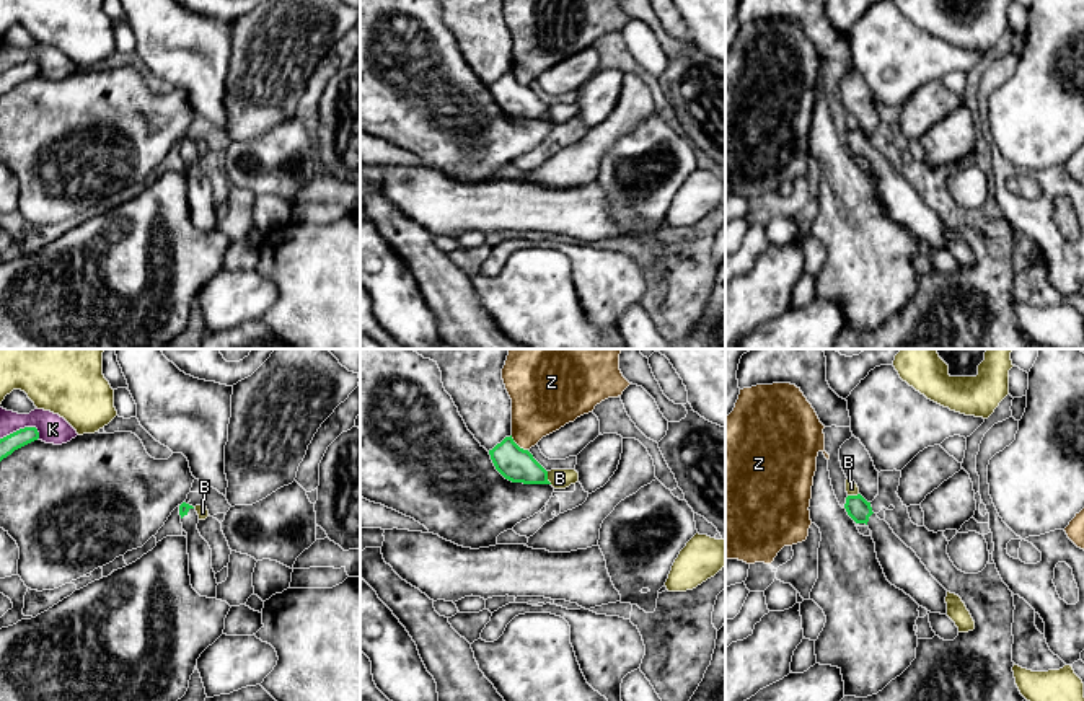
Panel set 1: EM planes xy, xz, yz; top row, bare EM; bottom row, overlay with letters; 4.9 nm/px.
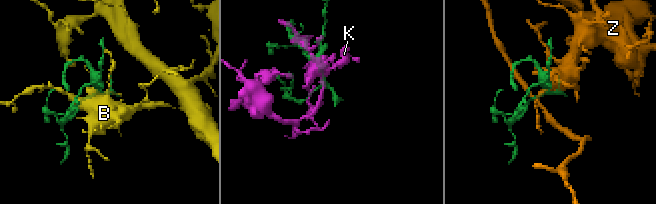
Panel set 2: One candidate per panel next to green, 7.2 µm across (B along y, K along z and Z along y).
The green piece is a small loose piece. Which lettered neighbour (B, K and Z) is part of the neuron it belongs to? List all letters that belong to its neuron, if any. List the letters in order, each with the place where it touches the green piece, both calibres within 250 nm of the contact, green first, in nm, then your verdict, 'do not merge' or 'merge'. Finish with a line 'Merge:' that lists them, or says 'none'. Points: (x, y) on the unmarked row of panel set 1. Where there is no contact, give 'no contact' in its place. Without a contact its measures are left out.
B: xz (546, 113) | 170/100 nm | do not merge
K: xy (20, 64) | 90/140 nm | do not merge
Z: xz (517, 80) | 170/300 nm | do not merge
Merge: none

